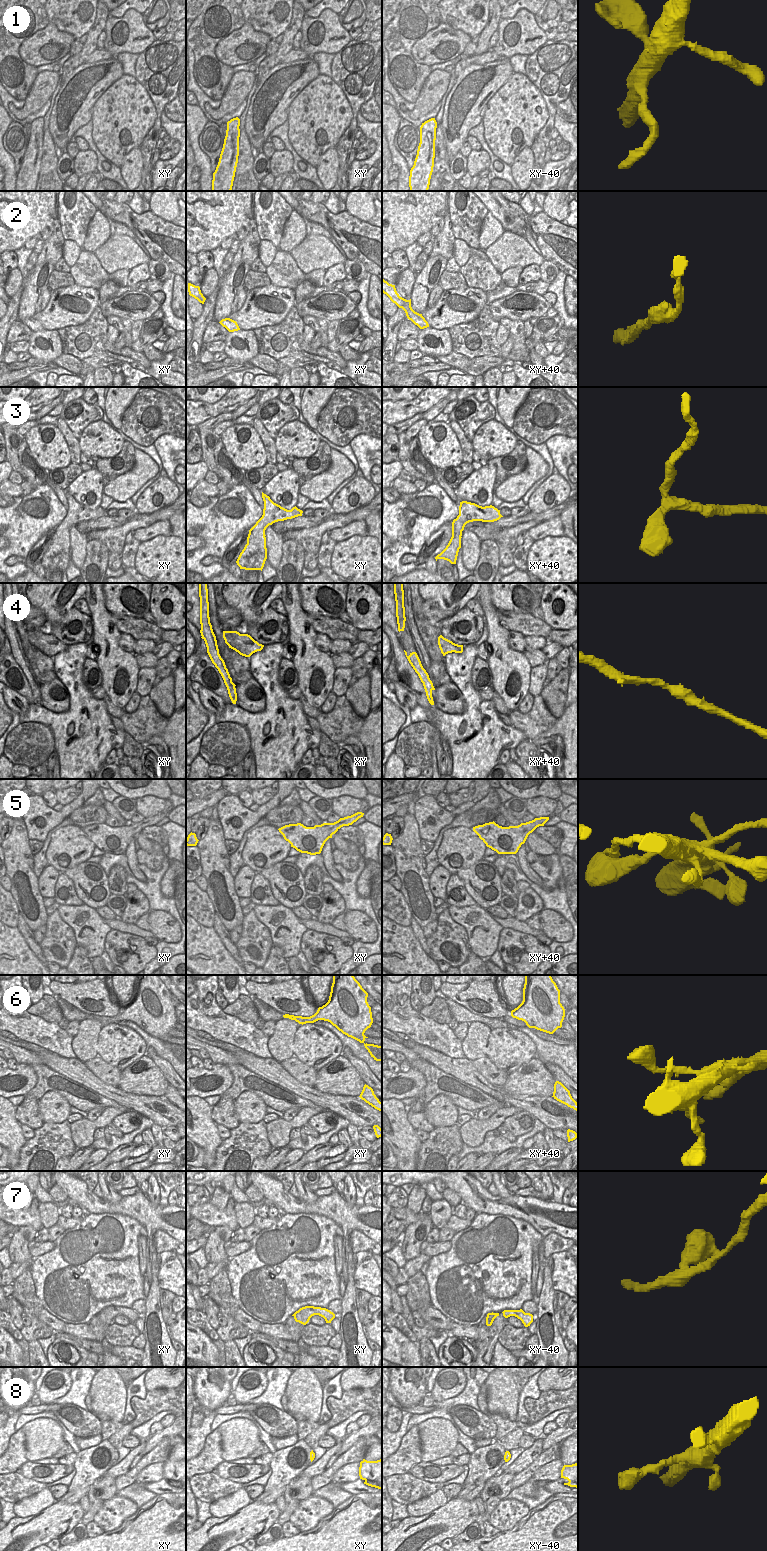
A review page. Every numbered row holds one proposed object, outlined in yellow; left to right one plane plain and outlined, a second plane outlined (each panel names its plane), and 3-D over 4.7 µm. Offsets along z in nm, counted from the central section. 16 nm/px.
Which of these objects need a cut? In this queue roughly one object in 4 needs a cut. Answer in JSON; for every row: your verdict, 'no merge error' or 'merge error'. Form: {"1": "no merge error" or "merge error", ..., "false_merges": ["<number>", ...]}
{"1": "merge error", "2": "no merge error", "3": "no merge error", "4": "merge error", "5": "merge error", "6": "no merge error", "7": "no merge error", "8": "no merge error", "false_merges": ["1", "4", "5"]}

